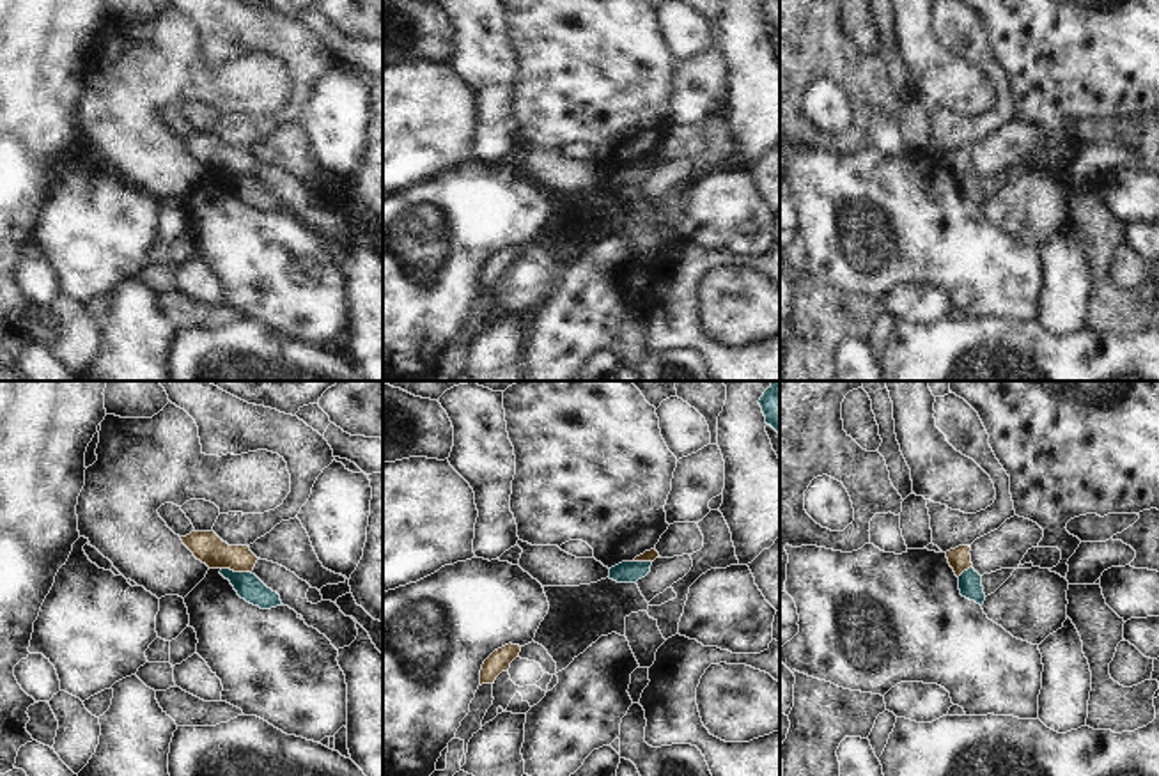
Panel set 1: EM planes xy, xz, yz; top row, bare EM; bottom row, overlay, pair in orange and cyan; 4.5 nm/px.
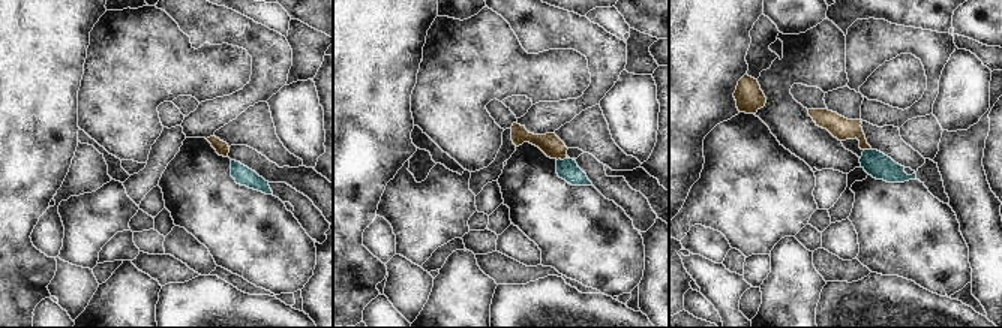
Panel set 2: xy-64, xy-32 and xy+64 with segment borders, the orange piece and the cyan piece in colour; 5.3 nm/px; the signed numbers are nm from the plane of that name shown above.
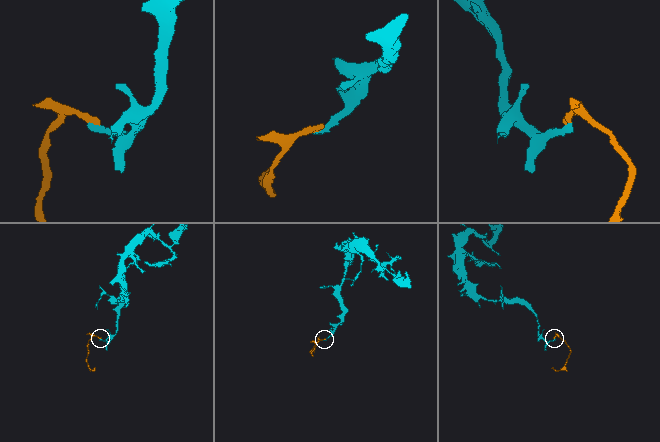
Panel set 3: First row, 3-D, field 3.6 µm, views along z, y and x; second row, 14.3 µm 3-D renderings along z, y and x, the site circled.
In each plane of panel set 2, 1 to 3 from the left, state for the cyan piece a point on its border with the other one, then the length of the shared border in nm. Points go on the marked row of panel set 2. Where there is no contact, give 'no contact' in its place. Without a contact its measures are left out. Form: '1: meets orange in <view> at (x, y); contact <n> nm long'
1: no contact
2: meets orange in xy-32 at (561, 159); contact 60 nm long
3: meets orange in xy+64 at (867, 149); contact 40 nm long

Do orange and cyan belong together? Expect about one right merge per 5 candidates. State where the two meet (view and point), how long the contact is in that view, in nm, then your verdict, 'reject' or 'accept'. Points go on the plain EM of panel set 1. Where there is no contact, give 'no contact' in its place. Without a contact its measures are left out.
meets orange in xy at (236, 174); contact 140 nm long; reject

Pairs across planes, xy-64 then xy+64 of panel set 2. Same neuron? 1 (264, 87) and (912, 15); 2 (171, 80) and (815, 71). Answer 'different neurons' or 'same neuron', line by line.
1: different neurons
2: same neuron

